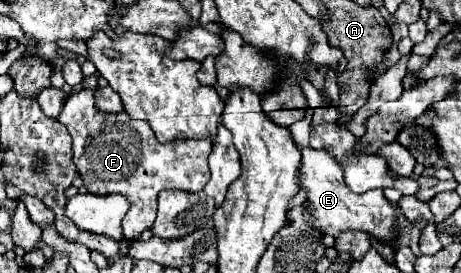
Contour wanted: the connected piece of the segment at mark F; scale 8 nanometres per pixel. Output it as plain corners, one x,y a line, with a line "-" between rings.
82,89
80,93
70,95
58,121
68,127
72,137
74,163
84,179
84,187
96,195
120,193
128,199
130,210
122,221
122,229
126,239
136,239
144,229
152,227
156,217
156,199
162,189
204,189
210,179
208,155
212,149
212,139
204,137
160,143
146,121
130,119
126,113
118,113
117,119
117,114
98,111
95,91

